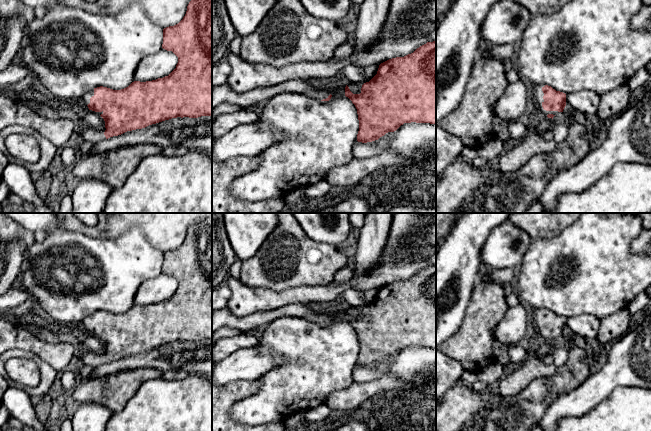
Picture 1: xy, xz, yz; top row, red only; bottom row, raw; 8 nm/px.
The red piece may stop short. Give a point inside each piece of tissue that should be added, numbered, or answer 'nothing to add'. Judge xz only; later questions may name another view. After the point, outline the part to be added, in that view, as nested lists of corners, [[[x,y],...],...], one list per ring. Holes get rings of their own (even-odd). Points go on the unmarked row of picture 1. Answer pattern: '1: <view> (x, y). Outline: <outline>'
1: xz (224, 317). Outline: [[[302,303],[289,304],[280,309],[266,312],[256,312],[246,317],[235,316],[230,309],[225,308],[216,311],[212,315],[212,333],[222,326],[237,328],[242,332],[253,332],[256,328],[264,328],[274,320],[282,316],[300,316],[309,321],[323,324],[331,318],[334,320],[345,320],[346,306],[334,311],[324,313],[313,312],[308,305]]]

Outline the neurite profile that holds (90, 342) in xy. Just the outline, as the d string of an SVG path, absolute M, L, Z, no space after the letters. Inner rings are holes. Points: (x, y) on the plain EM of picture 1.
M87 334L87 336L82 340L82 348L96 353L105 352L104 343L92 334Z

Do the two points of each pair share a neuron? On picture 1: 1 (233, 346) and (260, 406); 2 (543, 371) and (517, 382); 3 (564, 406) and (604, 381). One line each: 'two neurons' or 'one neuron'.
1: two neurons
2: one neuron
3: one neuron

